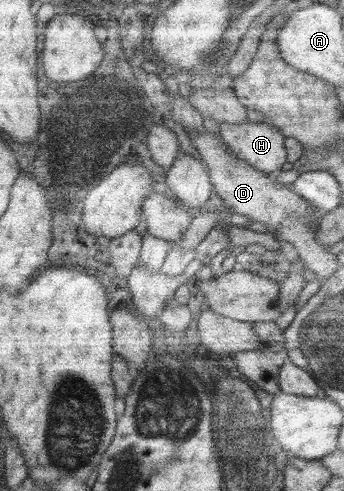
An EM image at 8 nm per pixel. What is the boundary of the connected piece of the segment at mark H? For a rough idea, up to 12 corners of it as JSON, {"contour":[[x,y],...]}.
{"contour":[[218,123],[218,137],[267,175],[285,162],[268,123]]}

